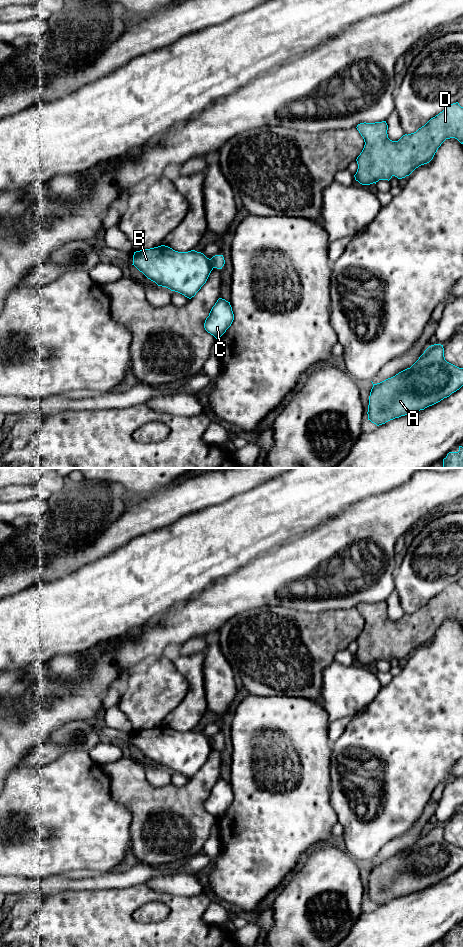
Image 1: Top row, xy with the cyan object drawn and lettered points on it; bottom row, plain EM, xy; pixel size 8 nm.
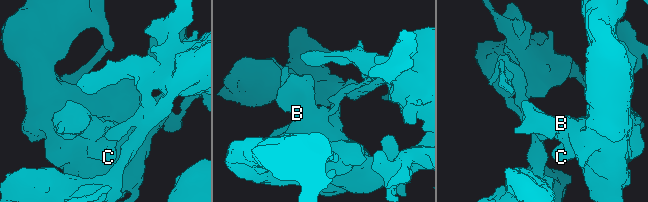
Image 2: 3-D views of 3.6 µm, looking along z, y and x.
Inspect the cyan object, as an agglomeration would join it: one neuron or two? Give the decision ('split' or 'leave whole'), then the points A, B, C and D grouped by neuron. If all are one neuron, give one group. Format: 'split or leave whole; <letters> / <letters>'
split; A D / B C

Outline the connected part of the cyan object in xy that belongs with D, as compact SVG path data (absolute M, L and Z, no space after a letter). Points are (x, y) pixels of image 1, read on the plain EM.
M458 582L447 586L416 612L398 621L388 618L386 601L360 603L357 610L365 625L357 637L355 660L362 665L379 660L409 656L416 648L429 643L441 624L450 618L463 624L463 587Z

